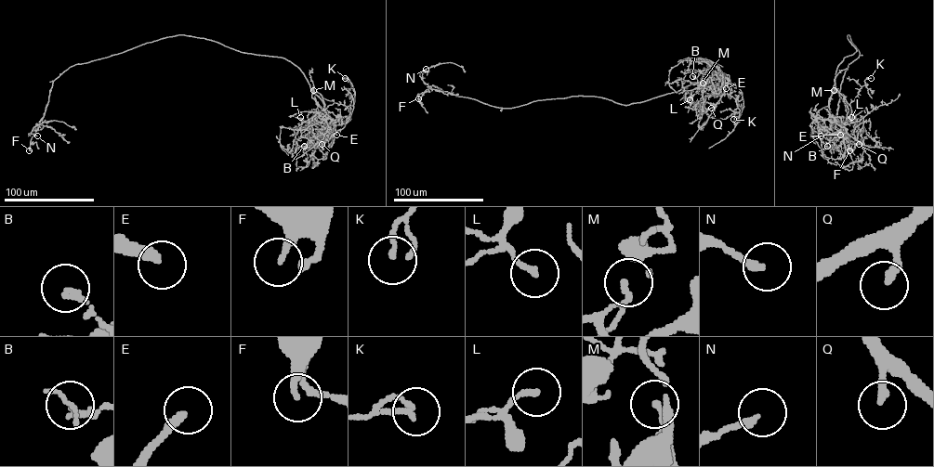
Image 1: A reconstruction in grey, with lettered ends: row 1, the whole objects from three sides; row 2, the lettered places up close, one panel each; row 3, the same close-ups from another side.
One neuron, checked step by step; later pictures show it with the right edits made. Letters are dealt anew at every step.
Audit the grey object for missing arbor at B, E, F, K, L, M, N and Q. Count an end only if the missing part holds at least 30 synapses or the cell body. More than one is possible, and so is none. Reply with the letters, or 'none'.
E, Q

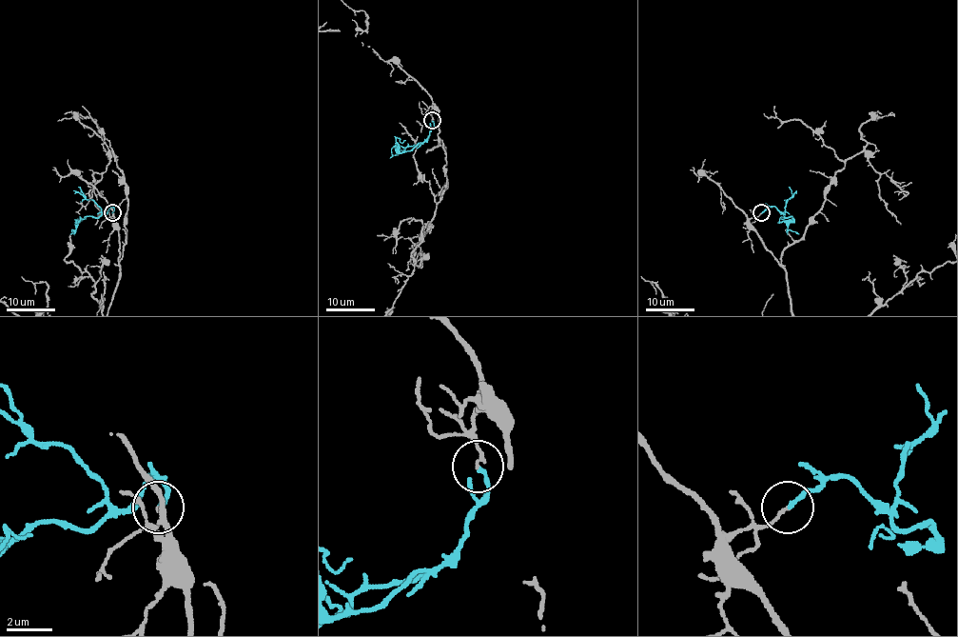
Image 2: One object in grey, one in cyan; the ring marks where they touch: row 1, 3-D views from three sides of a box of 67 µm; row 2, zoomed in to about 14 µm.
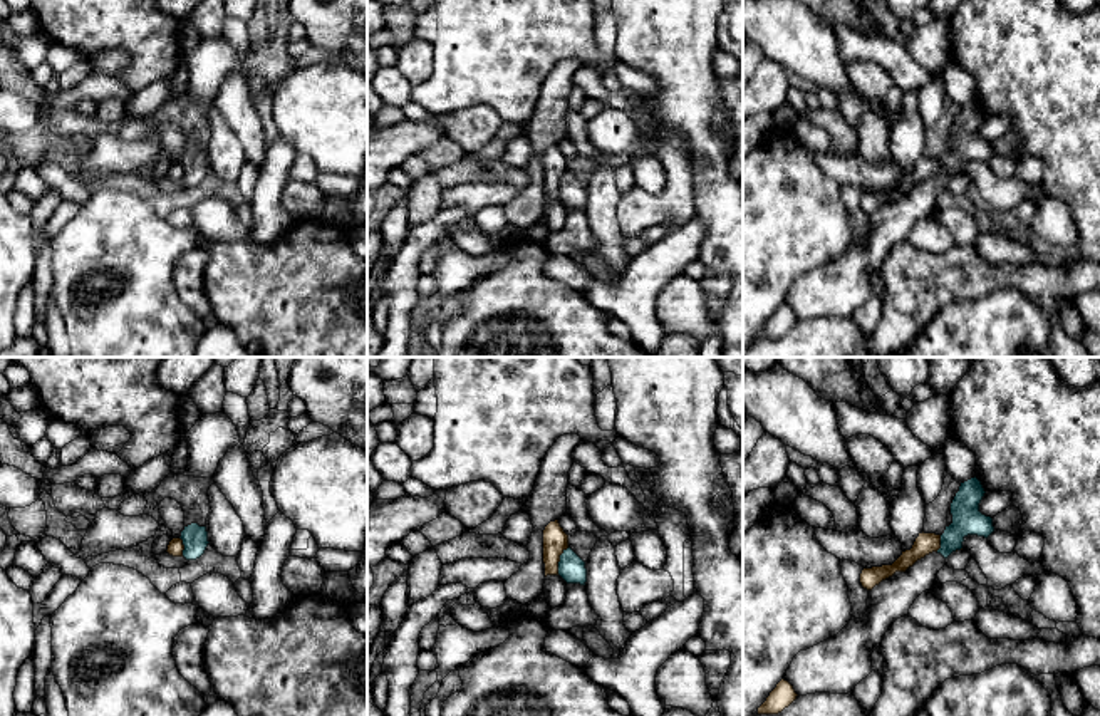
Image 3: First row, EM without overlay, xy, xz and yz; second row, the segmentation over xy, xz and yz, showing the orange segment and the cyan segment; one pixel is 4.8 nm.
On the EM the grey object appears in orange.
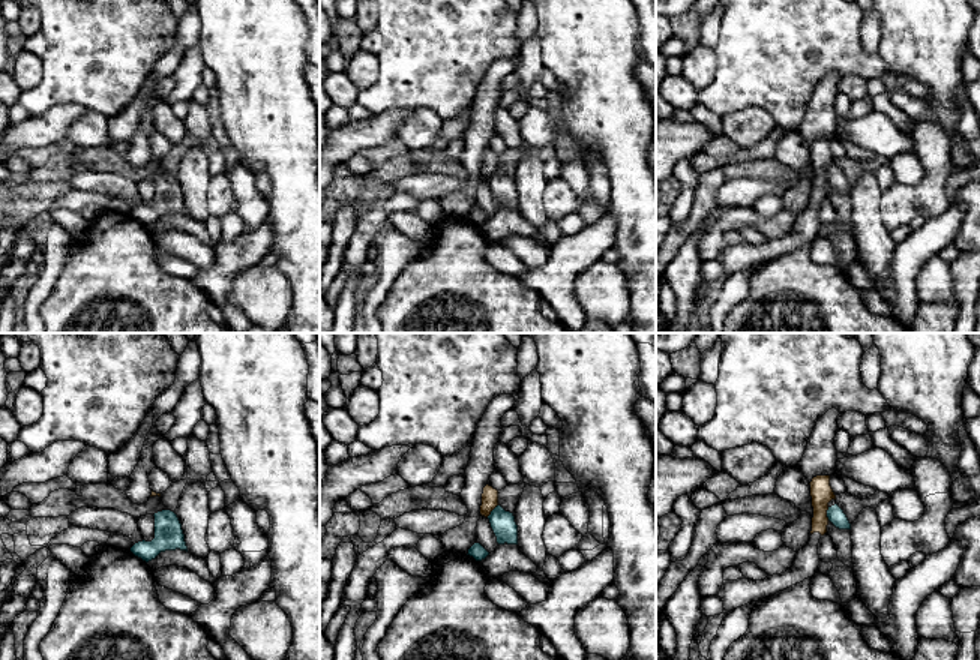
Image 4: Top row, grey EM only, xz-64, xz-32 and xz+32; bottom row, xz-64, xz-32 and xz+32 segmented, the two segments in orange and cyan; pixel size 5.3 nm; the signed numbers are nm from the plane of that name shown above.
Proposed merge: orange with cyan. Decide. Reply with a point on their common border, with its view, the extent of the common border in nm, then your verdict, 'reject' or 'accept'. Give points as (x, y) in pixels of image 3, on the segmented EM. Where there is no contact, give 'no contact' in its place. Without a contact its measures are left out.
contact xz (559, 560); length 150 nm; reject

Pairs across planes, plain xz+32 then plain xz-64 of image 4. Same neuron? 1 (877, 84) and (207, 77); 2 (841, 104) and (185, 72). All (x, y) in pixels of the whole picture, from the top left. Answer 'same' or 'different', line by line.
1: different
2: same

